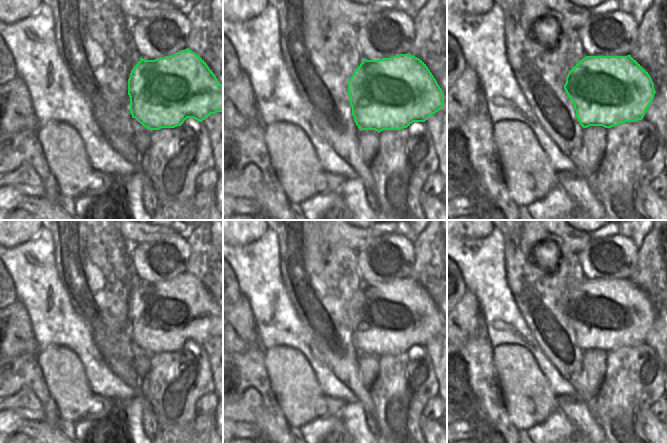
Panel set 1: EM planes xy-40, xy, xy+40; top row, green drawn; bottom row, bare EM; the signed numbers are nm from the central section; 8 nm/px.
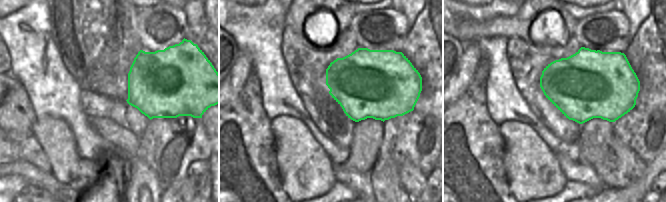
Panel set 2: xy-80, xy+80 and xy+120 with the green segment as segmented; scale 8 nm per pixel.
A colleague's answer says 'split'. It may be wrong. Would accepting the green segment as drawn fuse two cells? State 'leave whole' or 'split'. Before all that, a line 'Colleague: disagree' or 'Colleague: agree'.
Colleague: agree
split

